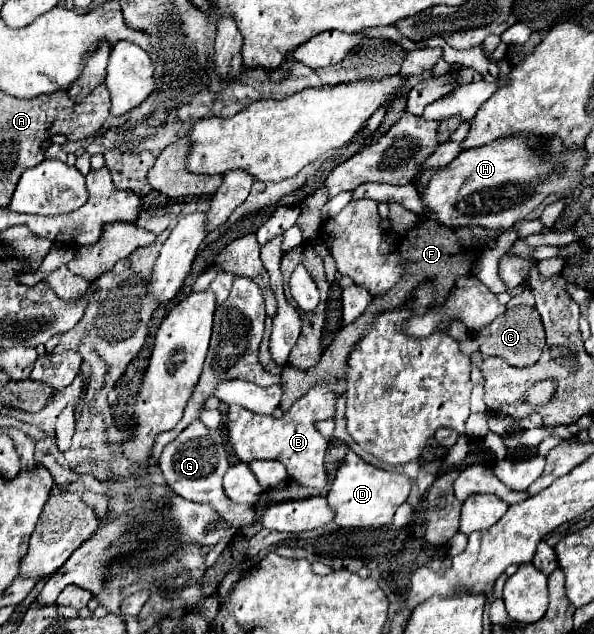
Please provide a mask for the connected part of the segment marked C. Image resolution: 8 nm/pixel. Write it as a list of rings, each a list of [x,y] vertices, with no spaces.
[[[513,306],[513,308],[507,308],[505,314],[501,314],[491,324],[477,330],[475,340],[479,342],[479,352],[485,358],[499,356],[507,360],[511,366],[525,368],[525,366],[533,366],[539,360],[545,346],[545,330],[543,330],[539,312],[533,306]]]

